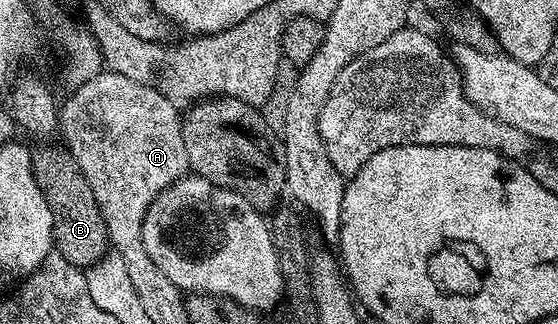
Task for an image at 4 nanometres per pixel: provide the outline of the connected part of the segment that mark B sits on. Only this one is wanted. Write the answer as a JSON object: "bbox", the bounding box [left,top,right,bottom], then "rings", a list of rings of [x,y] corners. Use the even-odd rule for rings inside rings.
{"bbox":[32,143,110,271],"rings":[[[45,143],[42,149],[32,150],[33,174],[51,211],[56,252],[61,253],[63,259],[67,259],[76,269],[85,271],[89,266],[96,265],[110,248],[108,227],[104,225],[94,192],[84,178],[79,163],[65,147],[49,144],[53,143]]]}

